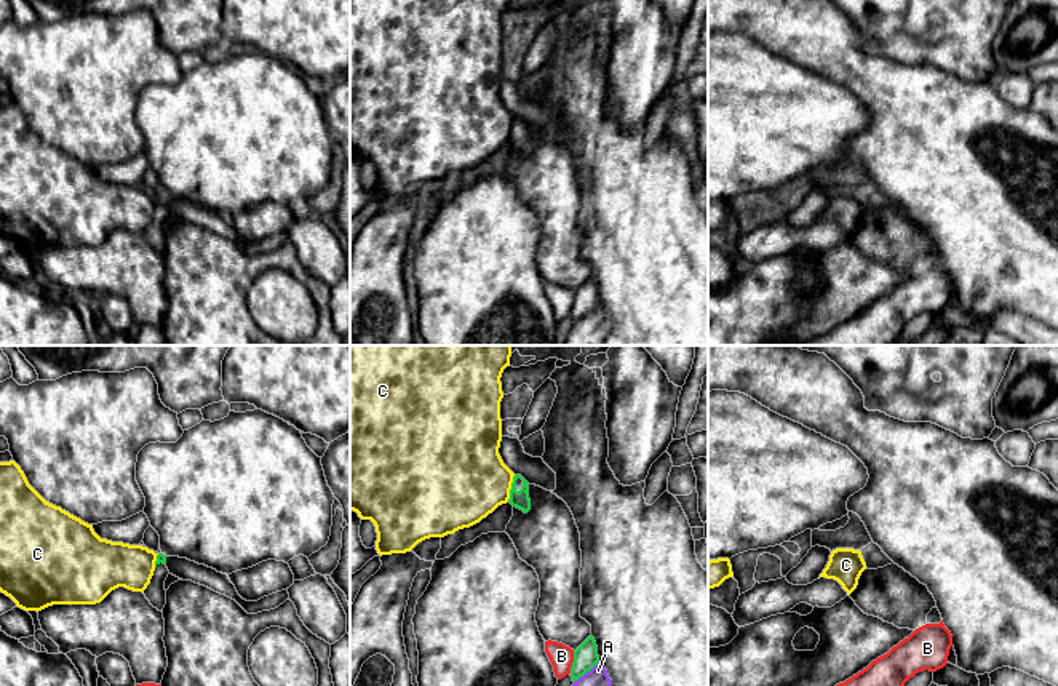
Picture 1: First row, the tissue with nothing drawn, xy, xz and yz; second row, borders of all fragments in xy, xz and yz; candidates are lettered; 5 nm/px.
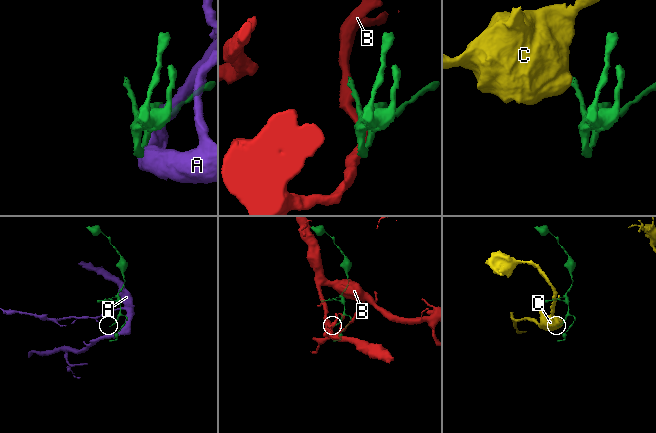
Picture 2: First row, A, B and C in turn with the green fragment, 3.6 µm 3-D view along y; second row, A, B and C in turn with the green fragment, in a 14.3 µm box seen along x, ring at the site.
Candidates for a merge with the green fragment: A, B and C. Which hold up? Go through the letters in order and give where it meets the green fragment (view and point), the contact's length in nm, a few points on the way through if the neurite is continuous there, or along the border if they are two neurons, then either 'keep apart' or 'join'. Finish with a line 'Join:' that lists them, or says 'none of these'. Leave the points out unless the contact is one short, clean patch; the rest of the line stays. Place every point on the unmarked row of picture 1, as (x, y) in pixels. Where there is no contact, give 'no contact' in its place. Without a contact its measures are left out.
A: meets green in xz at (585, 314); contact 170 nm long; keep apart
B: meets green in xz at (572, 304); contact 110 nm long; keep apart
C: meets green in xz at (512, 130); contact 140 nm long; border along xz (515, 117), (507, 143); keep apart
Join: none of these

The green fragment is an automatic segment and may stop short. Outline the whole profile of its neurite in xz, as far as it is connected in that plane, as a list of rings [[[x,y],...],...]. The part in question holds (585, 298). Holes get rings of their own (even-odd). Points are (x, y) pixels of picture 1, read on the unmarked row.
[[[590,277],[575,293],[574,304],[571,309],[572,323],[577,323],[587,313],[590,313],[599,304],[598,288],[595,280]]]

